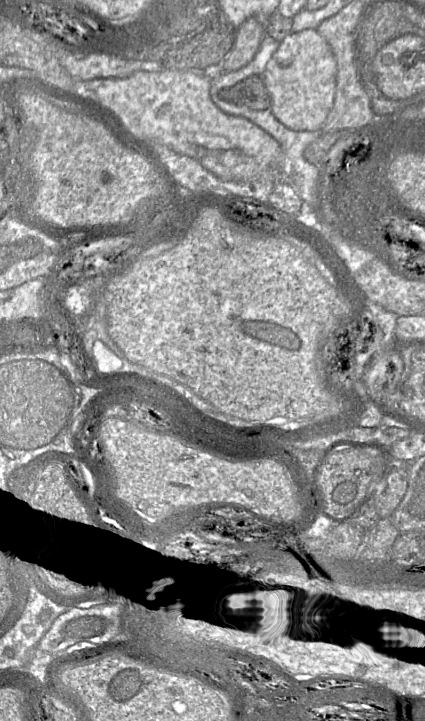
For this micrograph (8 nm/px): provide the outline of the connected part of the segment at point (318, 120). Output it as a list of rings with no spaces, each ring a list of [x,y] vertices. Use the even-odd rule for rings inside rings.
[[[304,29],[287,35],[267,63],[262,78],[270,96],[271,111],[283,125],[295,131],[321,129],[334,104],[337,63],[330,45],[316,29]]]

